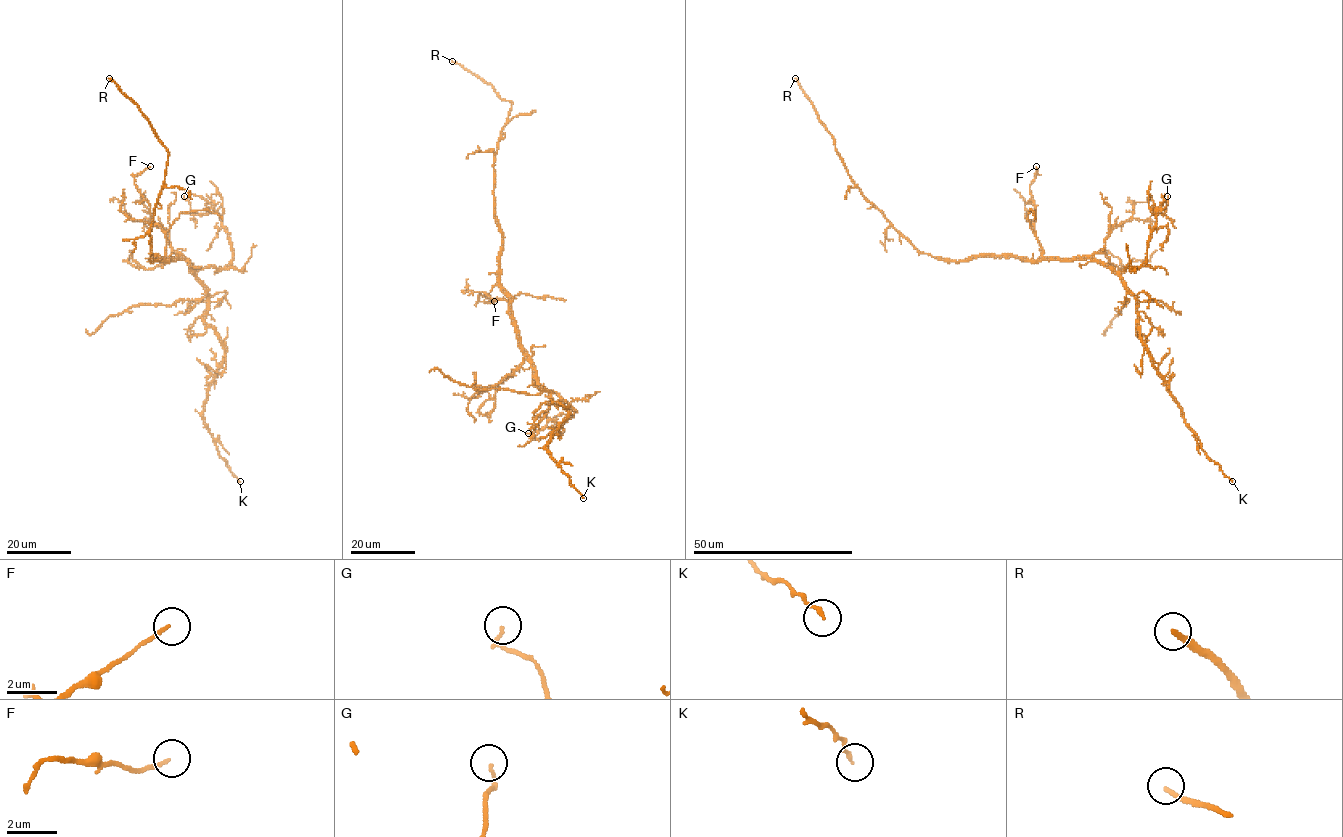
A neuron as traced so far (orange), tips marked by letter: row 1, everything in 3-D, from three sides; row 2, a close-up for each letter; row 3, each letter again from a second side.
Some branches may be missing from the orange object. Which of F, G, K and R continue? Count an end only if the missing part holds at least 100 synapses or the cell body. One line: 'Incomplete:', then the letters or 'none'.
Incomplete: R

